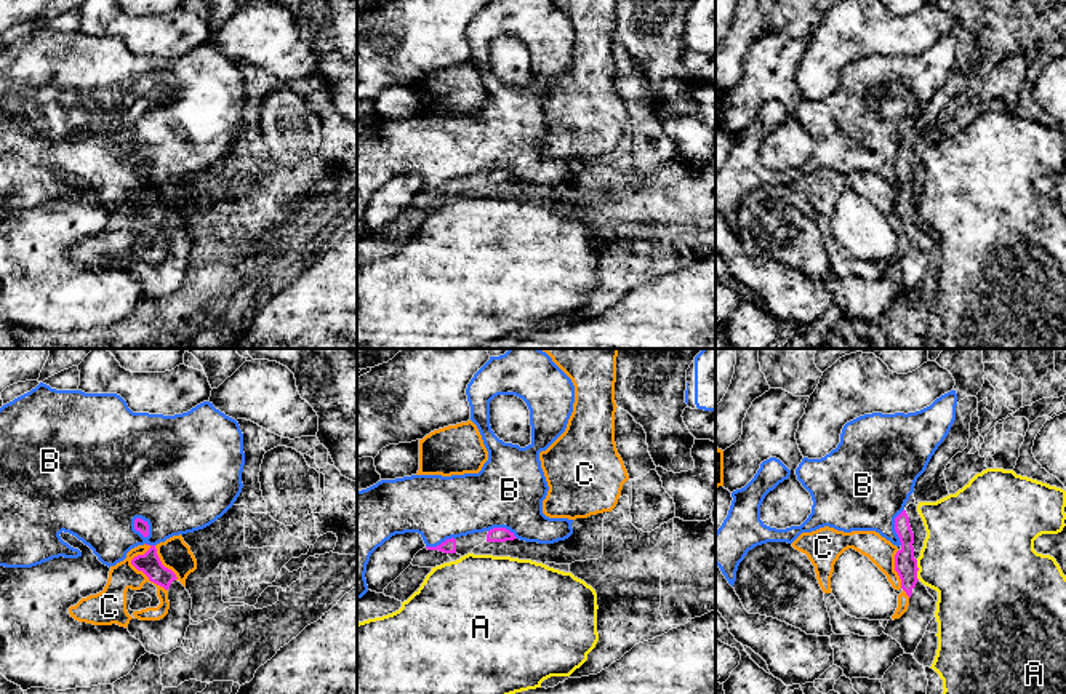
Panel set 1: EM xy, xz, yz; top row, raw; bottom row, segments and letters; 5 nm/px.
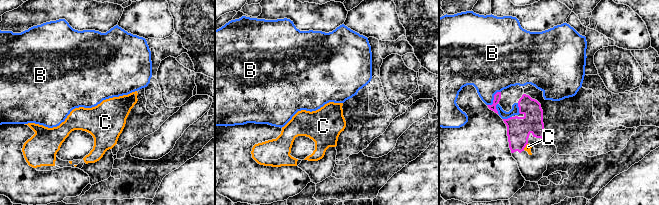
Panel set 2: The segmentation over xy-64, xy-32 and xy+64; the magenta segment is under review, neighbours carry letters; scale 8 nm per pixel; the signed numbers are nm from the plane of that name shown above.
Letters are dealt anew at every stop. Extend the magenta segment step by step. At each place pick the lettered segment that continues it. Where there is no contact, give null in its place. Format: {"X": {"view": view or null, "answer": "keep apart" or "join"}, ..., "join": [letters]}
{"A": {"view": "yz", "answer": "keep apart"}, "B": {"view": "xy", "answer": "keep apart"}, "C": {"view": "xy", "answer": "keep apart"}, "join": []}

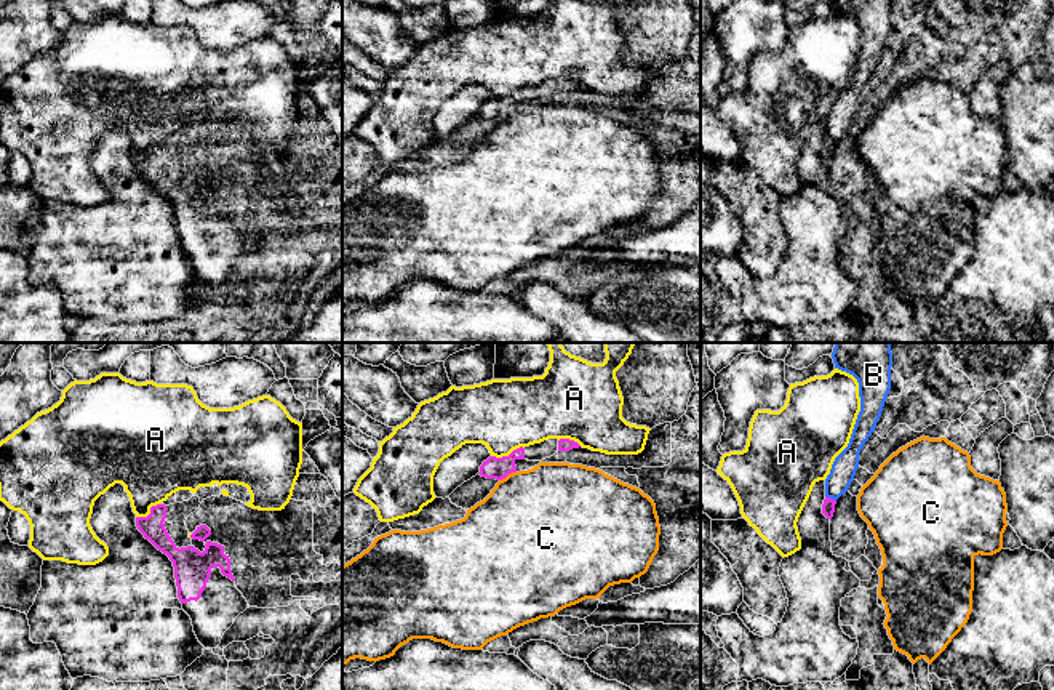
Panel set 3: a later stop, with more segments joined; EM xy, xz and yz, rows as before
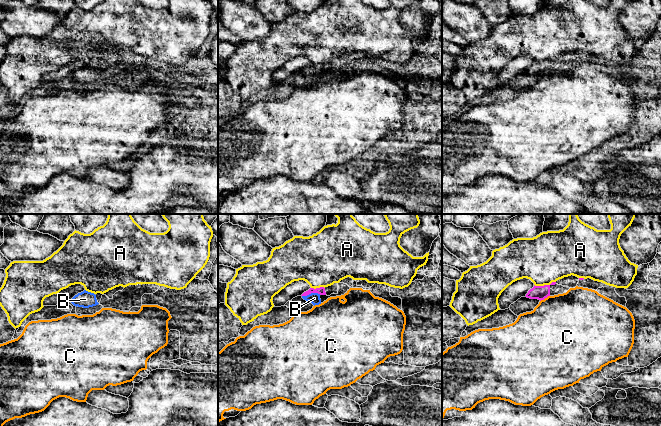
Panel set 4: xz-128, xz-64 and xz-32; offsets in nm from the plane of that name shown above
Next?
{"A": {"view": "xz", "answer": "keep apart"}, "B": {"view": "yz", "answer": "join"}, "C": {"view": "xz", "answer": "keep apart"}, "join": ["B"]}

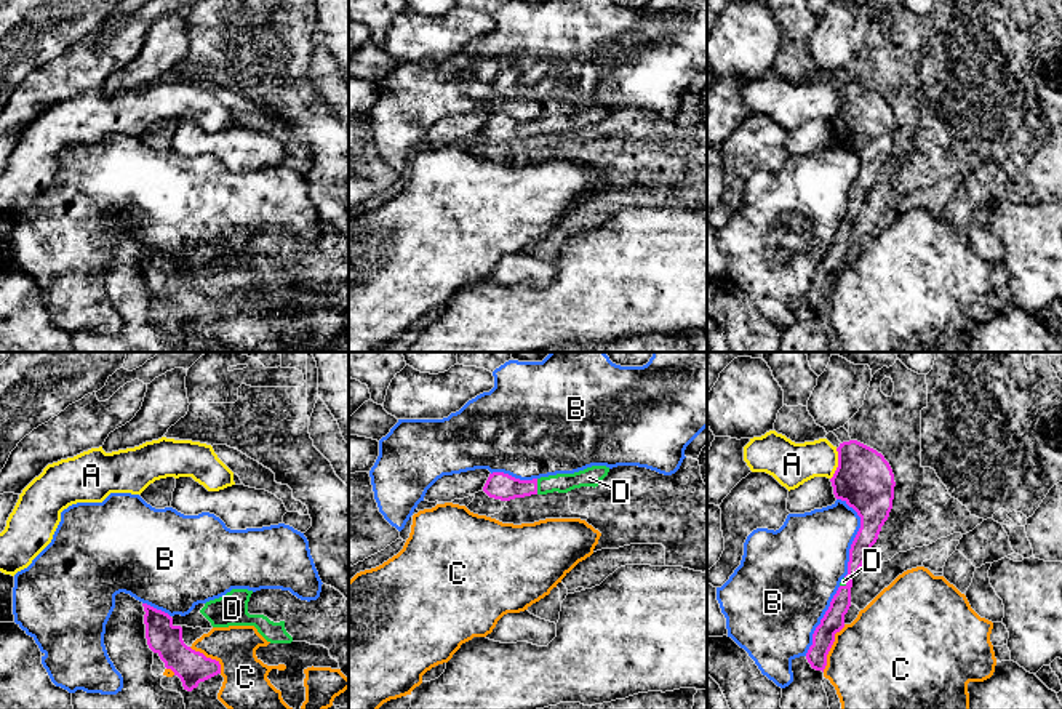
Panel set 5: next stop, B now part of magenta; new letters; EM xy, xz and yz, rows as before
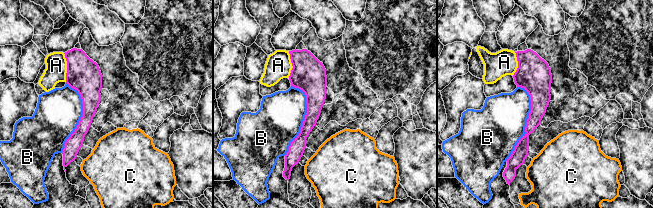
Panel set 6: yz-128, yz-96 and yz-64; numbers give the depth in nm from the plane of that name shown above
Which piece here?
{"A": {"view": "yz", "answer": "keep apart"}, "B": {"view": "yz", "answer": "keep apart"}, "C": {"view": "yz", "answer": "keep apart"}, "D": {"view": "xz", "answer": "join"}, "join": ["D"]}

